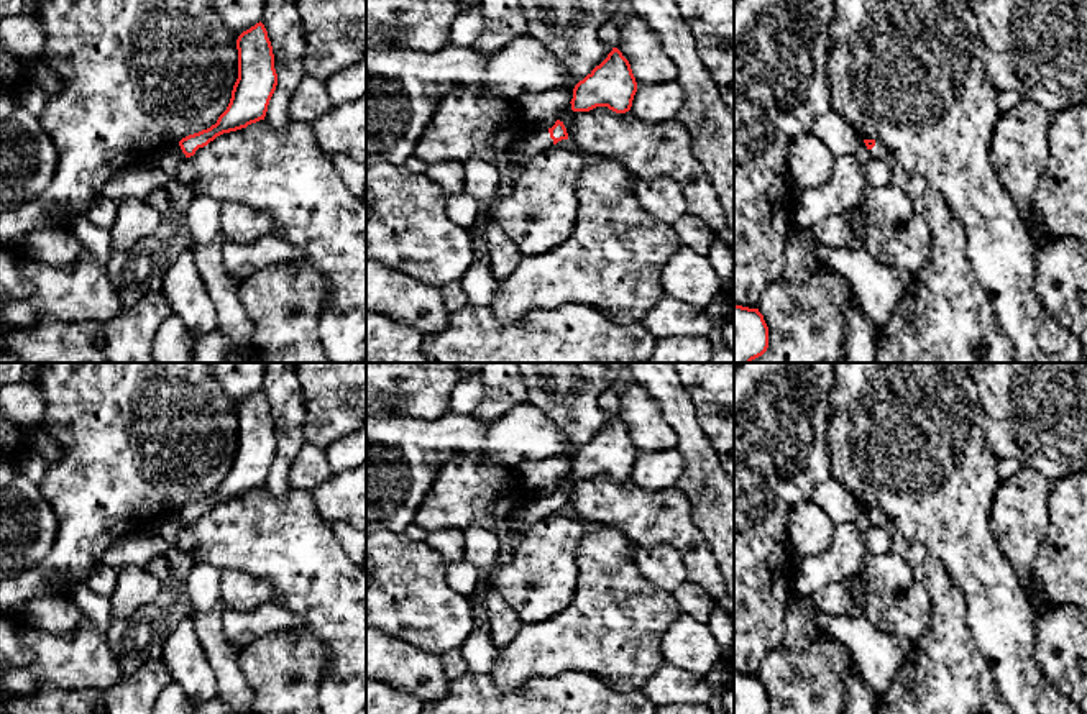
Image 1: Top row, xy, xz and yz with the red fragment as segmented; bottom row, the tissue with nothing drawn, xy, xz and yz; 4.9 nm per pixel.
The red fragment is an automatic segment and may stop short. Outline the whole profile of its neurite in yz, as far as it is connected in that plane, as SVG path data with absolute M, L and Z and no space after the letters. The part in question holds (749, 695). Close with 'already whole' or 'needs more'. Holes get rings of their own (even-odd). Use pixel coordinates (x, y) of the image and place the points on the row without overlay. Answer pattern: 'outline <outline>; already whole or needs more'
outline M734 671L734 714L768 714L768 694L759 676Z; already whole

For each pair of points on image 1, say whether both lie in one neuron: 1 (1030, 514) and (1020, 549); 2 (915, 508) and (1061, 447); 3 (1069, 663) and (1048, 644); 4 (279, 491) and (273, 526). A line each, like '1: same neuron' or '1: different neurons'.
1: same neuron
2: different neurons
3: same neuron
4: different neurons

